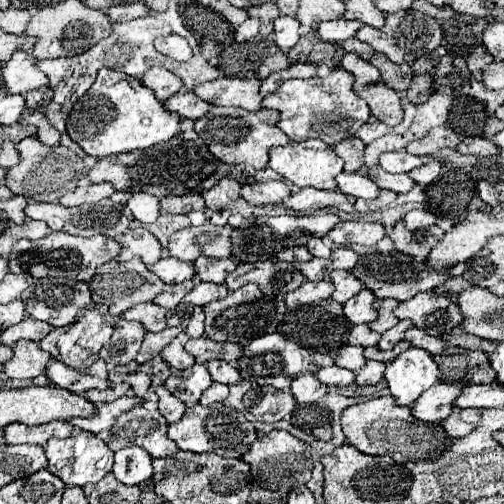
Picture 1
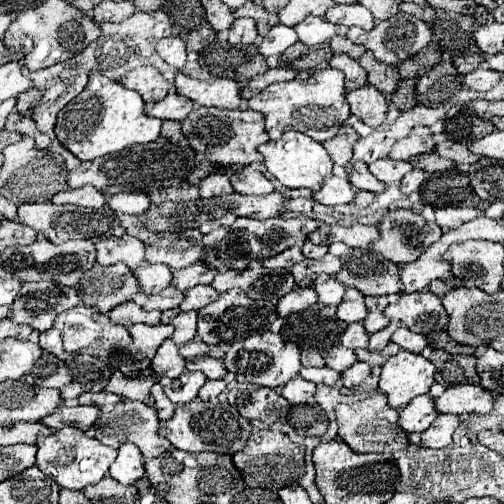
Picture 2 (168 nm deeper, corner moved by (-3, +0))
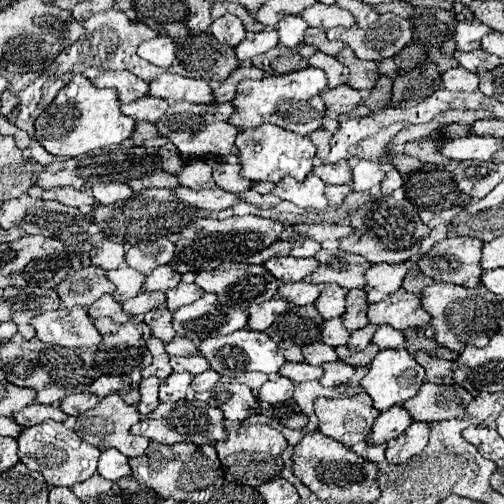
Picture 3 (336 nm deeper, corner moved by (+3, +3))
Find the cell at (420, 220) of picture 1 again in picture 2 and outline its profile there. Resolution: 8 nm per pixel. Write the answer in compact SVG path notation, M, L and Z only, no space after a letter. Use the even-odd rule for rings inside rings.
M443 207L443 209L435 209L435 223L443 231L449 231L449 229L459 227L465 221L473 219L475 215L483 215L483 211L479 211L479 209L463 209L463 207Z

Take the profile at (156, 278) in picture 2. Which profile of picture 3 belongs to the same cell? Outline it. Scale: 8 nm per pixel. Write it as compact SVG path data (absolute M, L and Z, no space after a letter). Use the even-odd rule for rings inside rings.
M123 266L123 268L117 268L117 270L109 270L105 274L113 284L115 284L115 294L113 298L121 304L133 296L137 296L141 292L141 284L145 282L145 274L129 268L129 266Z

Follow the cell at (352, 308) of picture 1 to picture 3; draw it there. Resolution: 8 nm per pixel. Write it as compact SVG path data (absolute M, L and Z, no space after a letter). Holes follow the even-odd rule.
M323 284L323 286L319 286L319 290L321 290L321 294L315 302L317 312L325 320L341 316L341 312L345 312L345 290L337 284Z

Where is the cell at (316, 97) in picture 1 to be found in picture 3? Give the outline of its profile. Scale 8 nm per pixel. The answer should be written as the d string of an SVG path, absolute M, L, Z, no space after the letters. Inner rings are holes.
M303 68L289 74L277 74L277 76L265 76L261 80L241 80L237 84L235 100L231 102L235 106L235 114L229 116L229 124L235 124L237 128L255 128L259 124L277 124L289 132L309 136L313 130L321 126L321 120L325 118L325 104L321 104L319 94L327 88L325 74L319 68Z

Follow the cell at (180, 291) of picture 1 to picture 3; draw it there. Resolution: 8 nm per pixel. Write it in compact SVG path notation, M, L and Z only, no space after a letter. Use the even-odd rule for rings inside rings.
M139 292L135 298L121 304L123 312L127 312L131 316L139 316L139 314L145 314L145 312L149 312L153 308L161 308L161 306L165 306L163 292Z

